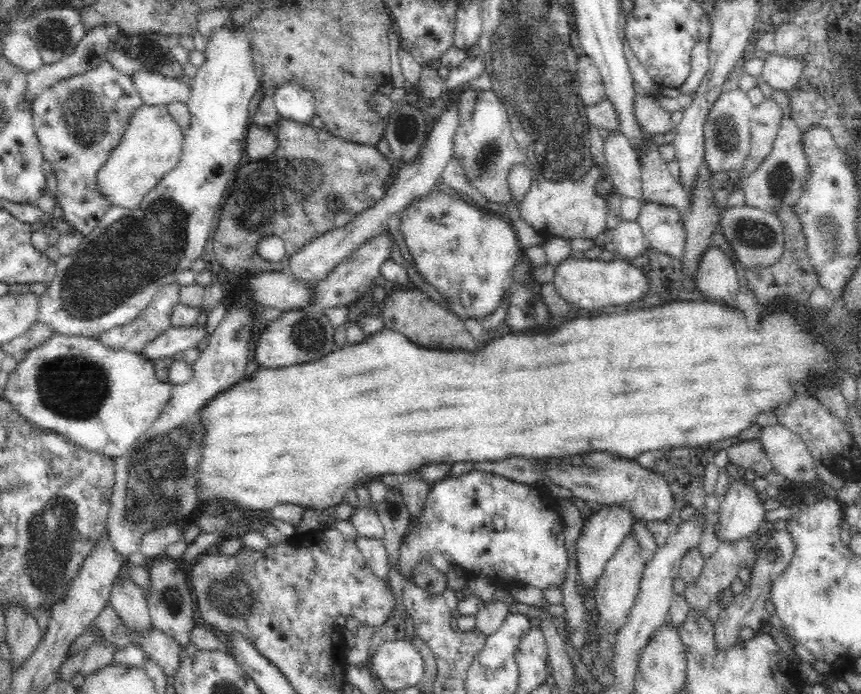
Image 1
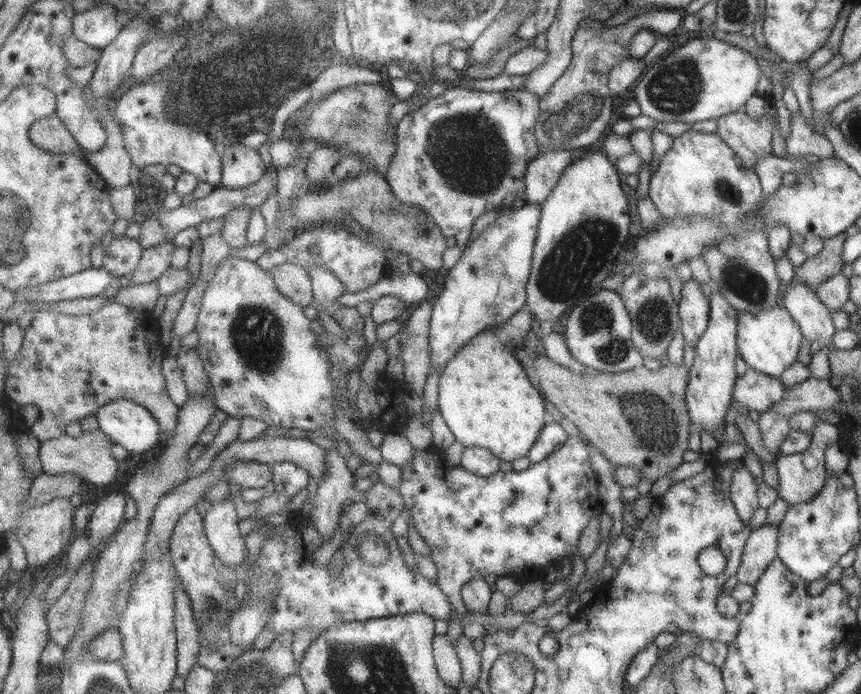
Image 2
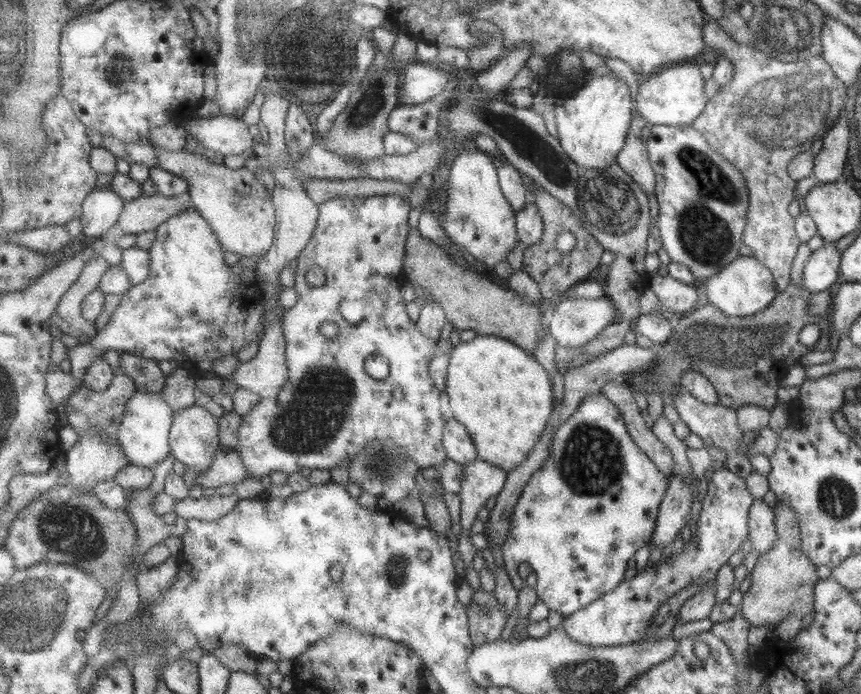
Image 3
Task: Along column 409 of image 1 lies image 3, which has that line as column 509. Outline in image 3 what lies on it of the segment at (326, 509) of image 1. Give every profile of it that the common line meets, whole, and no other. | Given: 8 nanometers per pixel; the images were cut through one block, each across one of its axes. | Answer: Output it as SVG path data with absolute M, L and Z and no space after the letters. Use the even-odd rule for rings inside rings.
M478 334L473 341L465 343L461 342L454 348L448 367L448 388L446 392L451 398L450 403L455 418L460 420L460 422L469 429L472 437L475 439L476 446L479 448L479 458L486 460L486 462L490 462L499 468L505 469L510 473L517 470L531 458L532 452L536 449L536 445L538 445L538 440L544 436L544 430L548 428L550 418L554 417L556 409L558 408L557 399L554 398L554 379L553 376L548 373L548 369L537 359L535 354L530 353L528 349L524 349L524 347L518 345L518 343L502 337L502 335L484 336Z

